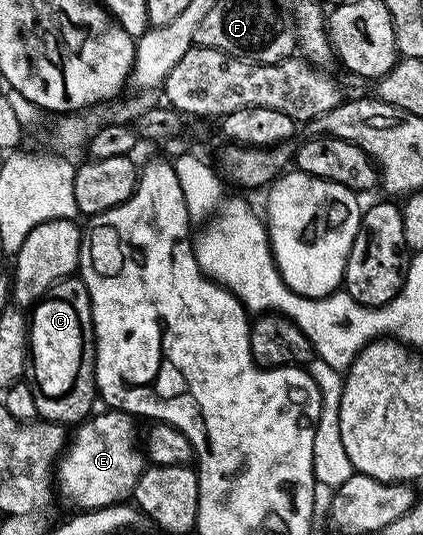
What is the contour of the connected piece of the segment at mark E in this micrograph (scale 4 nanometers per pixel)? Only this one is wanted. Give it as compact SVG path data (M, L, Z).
M102 409L85 419L72 431L67 445L55 466L55 490L77 506L78 511L116 506L132 499L133 489L147 462L139 449L138 423L134 415L123 410Z

